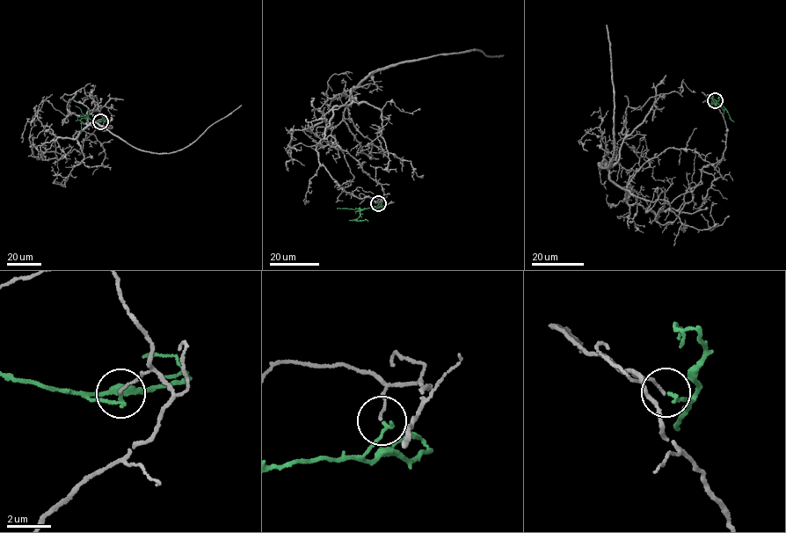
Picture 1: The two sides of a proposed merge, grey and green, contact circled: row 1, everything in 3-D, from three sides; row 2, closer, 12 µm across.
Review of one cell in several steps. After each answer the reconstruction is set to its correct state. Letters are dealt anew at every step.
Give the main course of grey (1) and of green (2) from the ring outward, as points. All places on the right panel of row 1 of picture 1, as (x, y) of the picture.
1: (715, 100), (725, 149), (702, 167), (692, 200), (664, 224), (627, 203), (600, 164), (614, 151), (606, 25)
2: (716, 100), (718, 100), (716, 104), (723, 105), (734, 121)

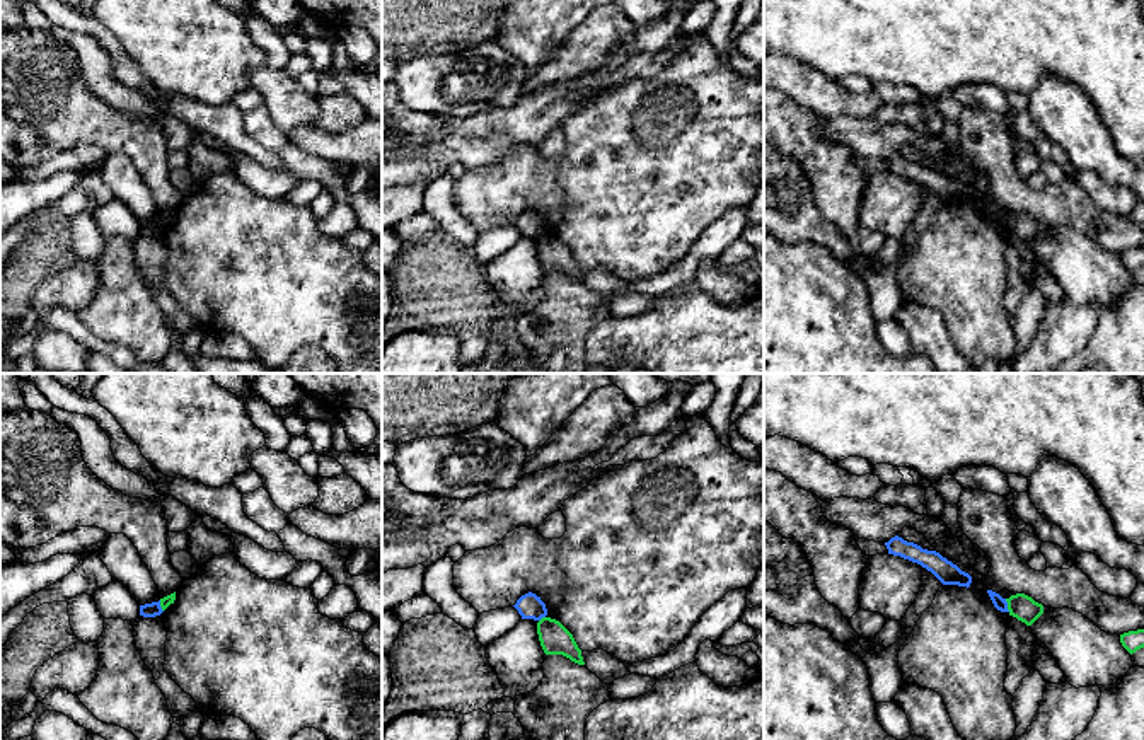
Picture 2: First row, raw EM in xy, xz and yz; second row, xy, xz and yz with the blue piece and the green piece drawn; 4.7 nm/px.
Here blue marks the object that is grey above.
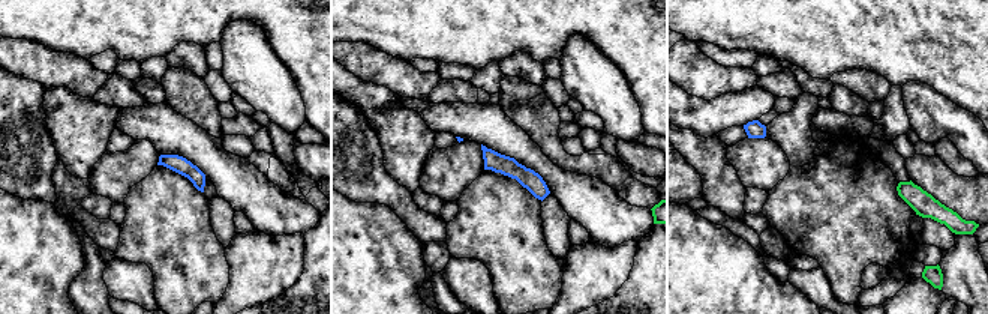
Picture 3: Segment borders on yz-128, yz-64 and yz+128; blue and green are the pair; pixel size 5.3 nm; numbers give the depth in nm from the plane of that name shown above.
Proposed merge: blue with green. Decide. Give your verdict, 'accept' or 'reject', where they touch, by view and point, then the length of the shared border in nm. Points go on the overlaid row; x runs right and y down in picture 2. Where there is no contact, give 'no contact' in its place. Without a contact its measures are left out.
reject | yz (1006, 606) | 70 nm

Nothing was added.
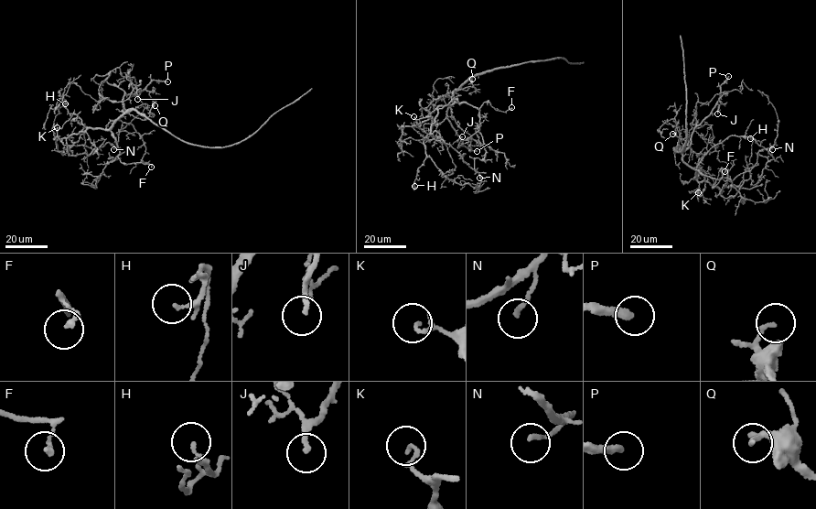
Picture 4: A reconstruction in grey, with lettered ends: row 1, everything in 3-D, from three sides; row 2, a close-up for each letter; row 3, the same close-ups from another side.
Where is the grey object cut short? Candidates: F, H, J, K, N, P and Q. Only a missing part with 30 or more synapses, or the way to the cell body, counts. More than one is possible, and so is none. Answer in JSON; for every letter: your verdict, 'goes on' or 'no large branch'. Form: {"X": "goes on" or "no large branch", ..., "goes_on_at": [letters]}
{"F": "no large branch", "H": "no large branch", "J": "goes on", "K": "no large branch", "N": "no large branch", "P": "goes on", "Q": "no large branch", "goes_on_at": ["J", "P"]}

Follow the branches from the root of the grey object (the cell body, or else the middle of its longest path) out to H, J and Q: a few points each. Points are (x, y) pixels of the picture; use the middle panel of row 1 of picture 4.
H: (454, 97), (451, 104), (438, 107), (431, 131), (423, 142), (426, 156), (417, 169), (414, 186)
J: (454, 97), (454, 92), (453, 102), (446, 113), (461, 140), (462, 136)
Q: (454, 97), (453, 92), (456, 90), (469, 86), (476, 89), (472, 79)

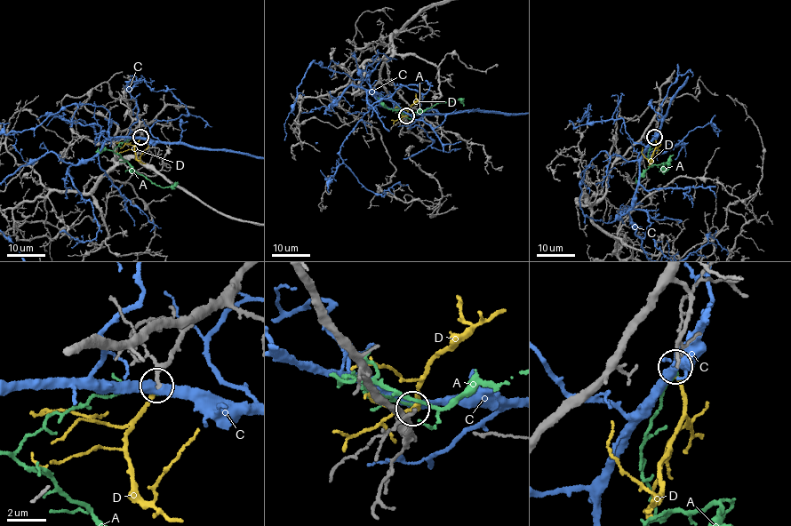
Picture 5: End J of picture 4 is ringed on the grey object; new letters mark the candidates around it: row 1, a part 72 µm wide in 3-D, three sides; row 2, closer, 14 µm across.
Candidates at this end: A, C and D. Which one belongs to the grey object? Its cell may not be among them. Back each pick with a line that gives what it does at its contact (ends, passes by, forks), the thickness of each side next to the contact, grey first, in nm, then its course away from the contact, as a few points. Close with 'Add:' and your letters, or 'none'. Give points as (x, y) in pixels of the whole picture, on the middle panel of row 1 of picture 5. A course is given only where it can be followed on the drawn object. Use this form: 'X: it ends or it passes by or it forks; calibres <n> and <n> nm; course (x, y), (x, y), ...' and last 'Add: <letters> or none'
D: it ends; calibres 190 and 190 nm; course (407, 115), (417, 100), (416, 96)
Add: D

